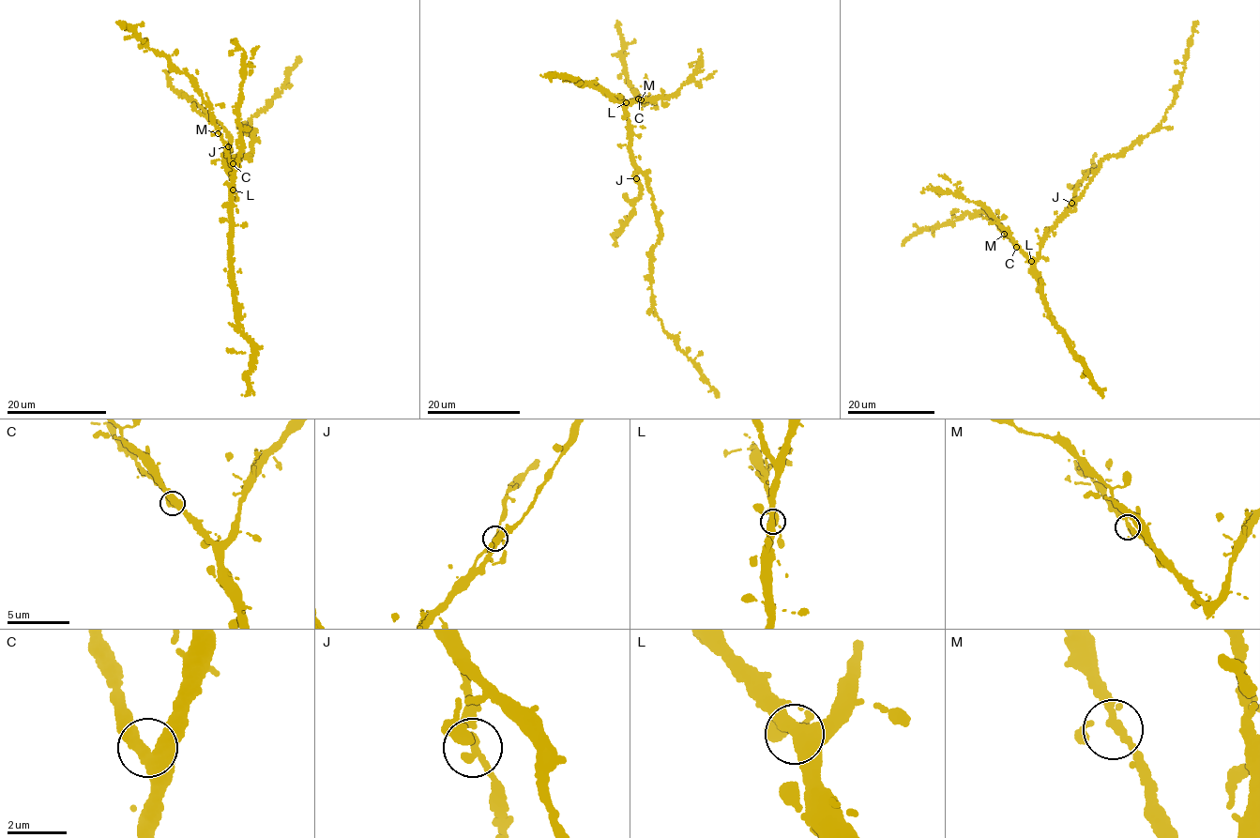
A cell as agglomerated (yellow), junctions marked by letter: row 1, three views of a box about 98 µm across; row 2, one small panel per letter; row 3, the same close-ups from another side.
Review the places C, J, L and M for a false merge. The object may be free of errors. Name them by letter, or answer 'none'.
none

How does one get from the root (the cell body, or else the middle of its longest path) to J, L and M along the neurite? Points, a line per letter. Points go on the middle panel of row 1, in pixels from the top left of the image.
J: (630, 151), (637, 178)
L: (630, 151), (630, 133), (624, 109), (626, 102)
M: (630, 151), (630, 133), (624, 109), (626, 104), (637, 100), (640, 102), (641, 99)

